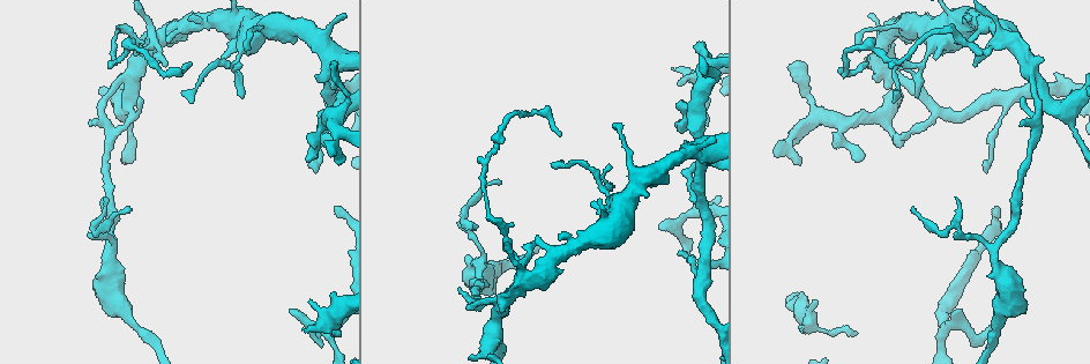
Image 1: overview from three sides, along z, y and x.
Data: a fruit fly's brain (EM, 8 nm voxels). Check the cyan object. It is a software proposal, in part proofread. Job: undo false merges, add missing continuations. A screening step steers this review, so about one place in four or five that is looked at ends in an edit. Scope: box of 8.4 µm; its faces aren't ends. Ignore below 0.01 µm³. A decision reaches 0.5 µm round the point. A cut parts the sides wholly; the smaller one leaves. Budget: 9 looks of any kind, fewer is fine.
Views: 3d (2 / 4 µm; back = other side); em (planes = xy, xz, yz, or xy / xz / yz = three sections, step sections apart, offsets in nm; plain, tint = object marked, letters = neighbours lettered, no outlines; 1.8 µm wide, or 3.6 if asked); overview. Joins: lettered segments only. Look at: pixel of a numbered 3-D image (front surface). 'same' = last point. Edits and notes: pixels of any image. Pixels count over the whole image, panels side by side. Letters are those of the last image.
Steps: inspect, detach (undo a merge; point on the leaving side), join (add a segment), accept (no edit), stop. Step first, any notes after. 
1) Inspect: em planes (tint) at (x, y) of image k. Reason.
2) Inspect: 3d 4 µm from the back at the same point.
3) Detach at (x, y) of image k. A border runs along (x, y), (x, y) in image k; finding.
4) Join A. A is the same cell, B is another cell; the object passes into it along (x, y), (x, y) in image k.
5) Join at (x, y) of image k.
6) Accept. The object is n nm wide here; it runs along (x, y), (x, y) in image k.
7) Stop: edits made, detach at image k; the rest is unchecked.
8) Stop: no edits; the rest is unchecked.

Inspect: em planes (letters) at (315, 38) of image 1. Branch point.

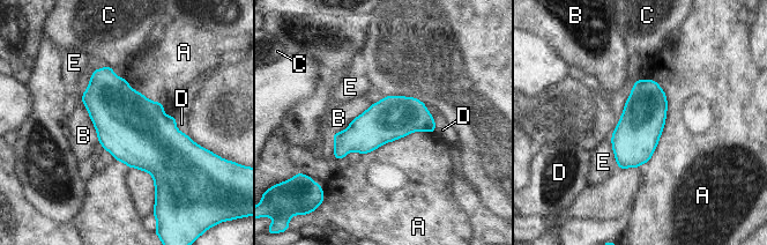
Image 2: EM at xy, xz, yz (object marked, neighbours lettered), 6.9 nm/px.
Accept. The object is 300 nm wide here; A, B, C, D and E are other cells; a border runs along (642, 78), (667, 118), (638, 166) in image 2; continuous, no second neuron.

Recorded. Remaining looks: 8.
Inspect: em 3.6 µm planes (plain) at (944, 37) of image 1. Sudden change in width.

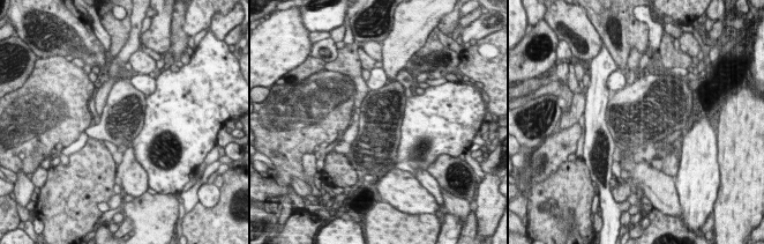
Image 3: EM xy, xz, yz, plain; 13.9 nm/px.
Inspect: em 3.6 µm planes (letters) at the same point. What lies round it.

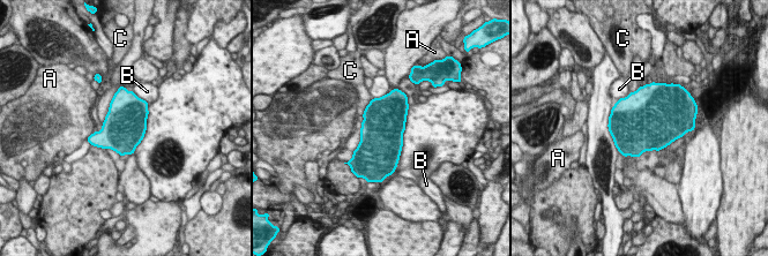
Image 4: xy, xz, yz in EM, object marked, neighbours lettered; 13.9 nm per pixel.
Accept. A, B and C are other cells; one neuron here.

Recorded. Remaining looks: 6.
Inspect: 3d 2 µm at (684, 107) of image 1. Abrupt turn.

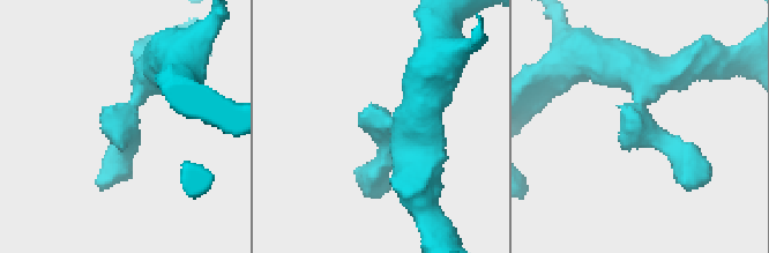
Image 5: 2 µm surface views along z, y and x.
Inspect: em yz step 4 (plain) at (382, 122) of image 5. Now the EM.

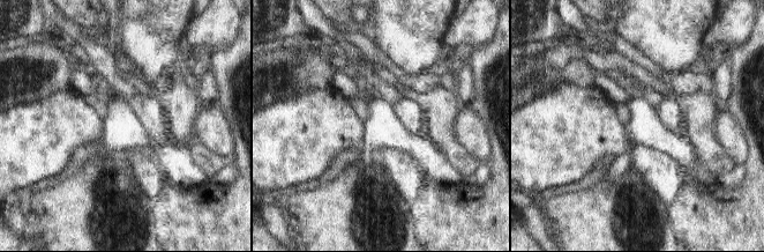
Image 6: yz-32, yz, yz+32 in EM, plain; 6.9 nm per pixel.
Inspect: em yz step 4 (letters) at the same point. What lies round it.

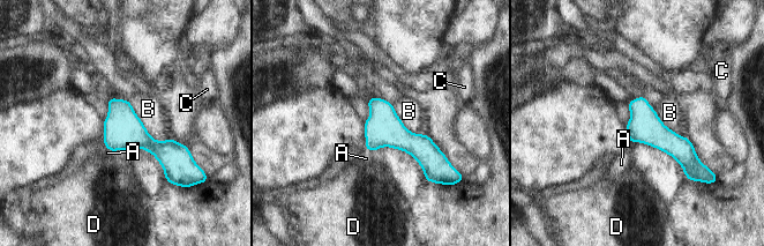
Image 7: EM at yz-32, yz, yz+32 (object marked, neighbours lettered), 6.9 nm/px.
Join A. The longest contact is with B, 400 nm; A is the same cell, B, C and D are other cells; the object passes into it along (383, 128), (366, 146), (366, 158) in image 7; the neuron continues.

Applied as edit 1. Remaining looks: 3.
Inspect: em planes (letters) at (893, 62) of image 1. Abrupt turn.

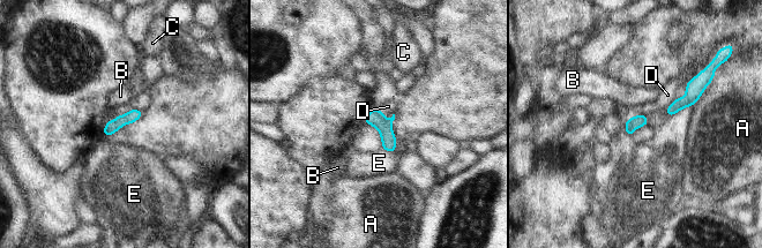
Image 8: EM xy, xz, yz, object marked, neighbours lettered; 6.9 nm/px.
Accept. The object is 90 nm wide here; A, B, C, D and E are other cells; a border runs along (644, 113), (632, 117) in image 8; all the same neuron.

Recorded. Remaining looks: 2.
Stop: edits made, join at image 7; the rest is unchecked.

